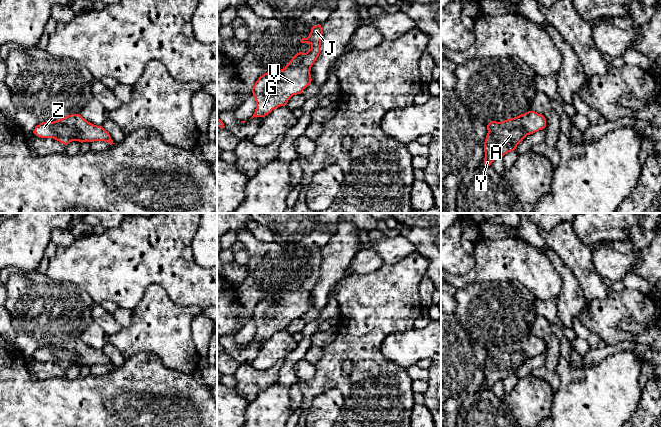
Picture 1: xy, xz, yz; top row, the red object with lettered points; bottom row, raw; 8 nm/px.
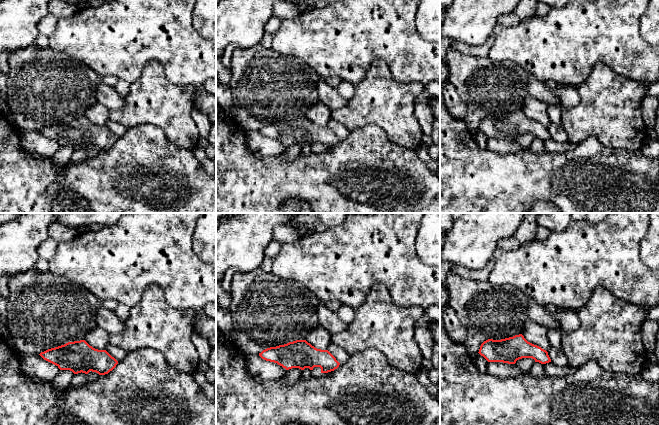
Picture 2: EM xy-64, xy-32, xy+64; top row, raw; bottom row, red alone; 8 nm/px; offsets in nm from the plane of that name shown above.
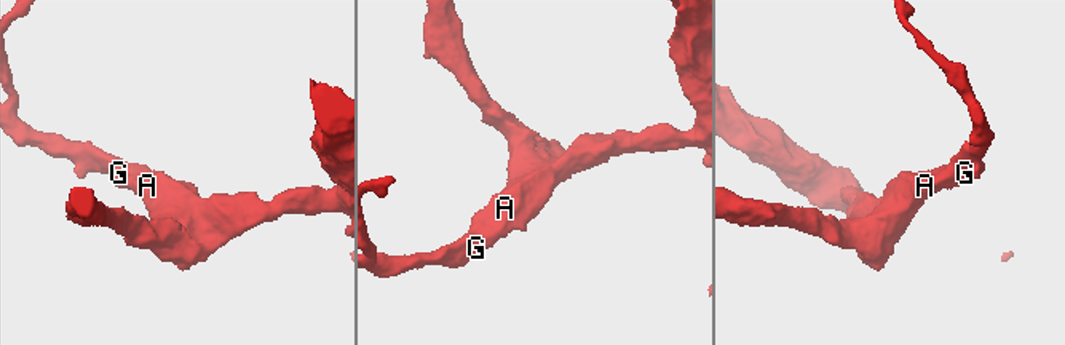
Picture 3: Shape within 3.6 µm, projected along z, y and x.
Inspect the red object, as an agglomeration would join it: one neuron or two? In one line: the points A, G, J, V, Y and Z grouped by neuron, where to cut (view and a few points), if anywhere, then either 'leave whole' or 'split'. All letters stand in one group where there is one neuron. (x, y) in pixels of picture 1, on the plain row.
groups A G J V Y Z; cut none; leave whole

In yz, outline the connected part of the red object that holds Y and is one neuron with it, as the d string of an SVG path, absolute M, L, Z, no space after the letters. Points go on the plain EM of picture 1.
M535 335L502 346L491 345L487 349L488 357L484 366L484 390L490 390L497 381L514 375L527 359L545 351L545 341Z

